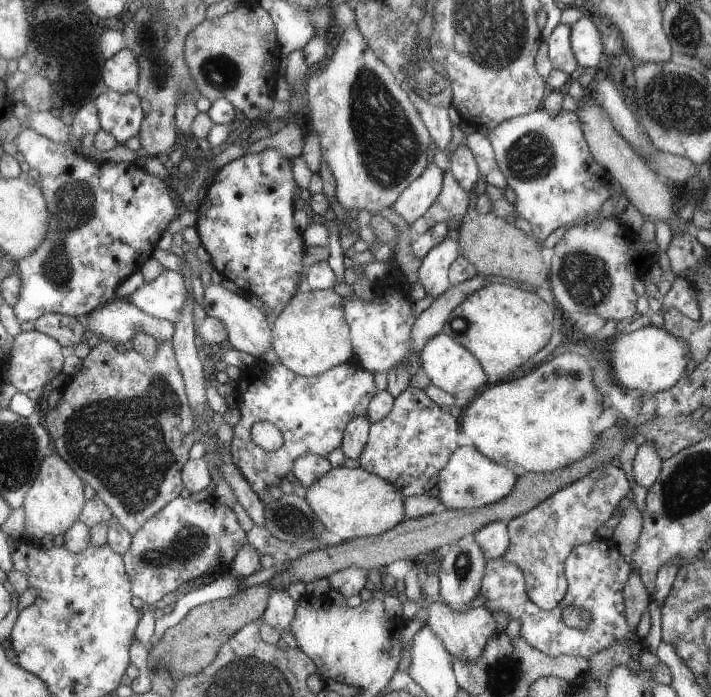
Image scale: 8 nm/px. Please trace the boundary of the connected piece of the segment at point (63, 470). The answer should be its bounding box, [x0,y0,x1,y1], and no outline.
[23,452,84,539]

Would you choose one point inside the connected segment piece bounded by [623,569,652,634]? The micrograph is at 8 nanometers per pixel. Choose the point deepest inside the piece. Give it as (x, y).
(637, 597)

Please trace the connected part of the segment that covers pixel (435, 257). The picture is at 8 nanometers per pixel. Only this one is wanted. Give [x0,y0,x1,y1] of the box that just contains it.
[419,238,462,299]

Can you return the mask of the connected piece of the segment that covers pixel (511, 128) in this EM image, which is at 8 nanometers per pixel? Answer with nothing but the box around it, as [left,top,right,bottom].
[487,108,629,241]

